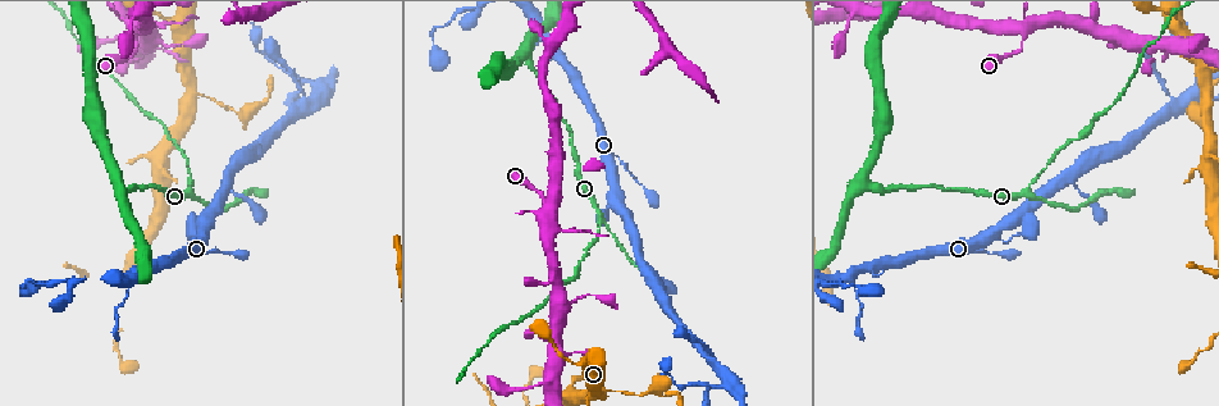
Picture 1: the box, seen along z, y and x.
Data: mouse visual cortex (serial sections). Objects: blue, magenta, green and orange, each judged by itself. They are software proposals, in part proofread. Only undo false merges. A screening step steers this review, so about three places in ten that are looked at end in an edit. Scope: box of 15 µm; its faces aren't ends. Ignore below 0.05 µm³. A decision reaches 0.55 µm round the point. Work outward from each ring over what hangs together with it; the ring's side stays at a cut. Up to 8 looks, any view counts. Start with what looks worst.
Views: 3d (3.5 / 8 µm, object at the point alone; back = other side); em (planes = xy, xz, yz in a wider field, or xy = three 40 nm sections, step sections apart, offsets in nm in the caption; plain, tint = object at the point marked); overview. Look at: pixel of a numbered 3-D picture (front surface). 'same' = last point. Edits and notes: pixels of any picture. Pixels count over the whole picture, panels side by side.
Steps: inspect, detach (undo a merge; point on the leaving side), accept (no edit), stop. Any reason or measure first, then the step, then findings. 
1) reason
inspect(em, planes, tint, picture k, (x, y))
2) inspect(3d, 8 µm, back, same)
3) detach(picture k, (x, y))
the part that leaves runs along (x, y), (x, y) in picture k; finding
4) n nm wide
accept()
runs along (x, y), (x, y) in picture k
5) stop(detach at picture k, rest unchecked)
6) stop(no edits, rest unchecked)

narrows sharply
inspect(3d, 3.5 µm, picture 1, (206, 97))

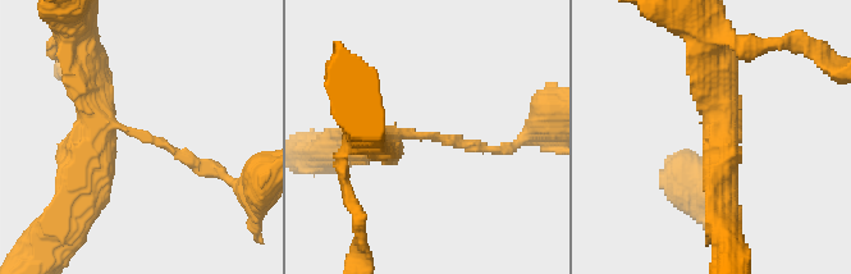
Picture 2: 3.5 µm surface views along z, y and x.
need the tissue
inspect(em, xy, step 3, plain, picture 2, (432, 137))

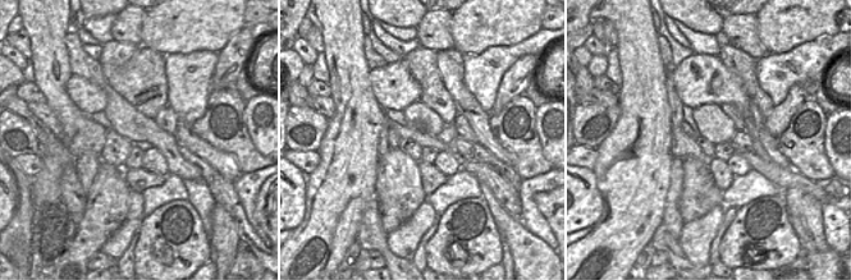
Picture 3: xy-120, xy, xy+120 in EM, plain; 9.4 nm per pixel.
with the object marked
inspect(em, xy, step 3, tint, same)

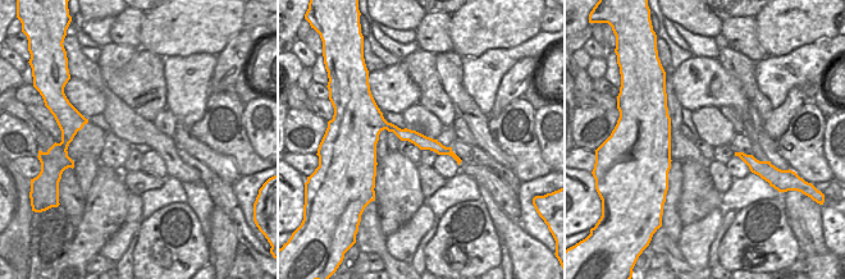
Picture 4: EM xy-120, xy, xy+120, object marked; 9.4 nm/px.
detach(picture 2, (449, 140))
border along (389, 123), (384, 128) in picture 4; a second cell is stuck on

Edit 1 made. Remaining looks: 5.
arms part here
inspect(3d, 3.5 µm, picture 1, (1027, 191))

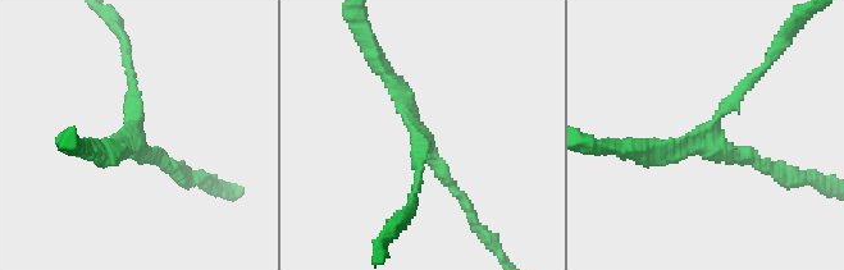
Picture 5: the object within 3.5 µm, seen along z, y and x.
3 arms; arms of 150, 150, 200 nm
inspect(em, xy, step 3, tint, picture 5, (708, 143))

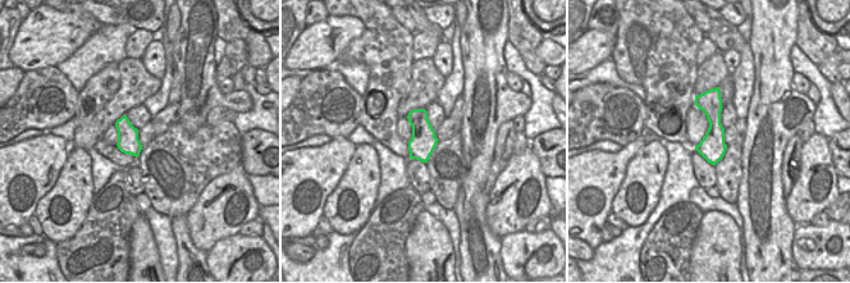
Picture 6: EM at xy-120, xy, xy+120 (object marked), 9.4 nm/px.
inspect(em, xy, step 5, tint, same)

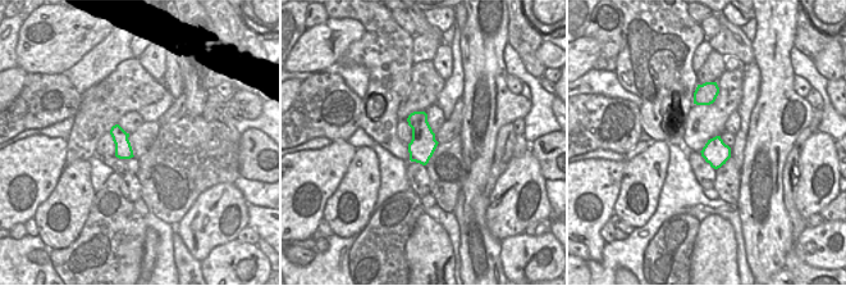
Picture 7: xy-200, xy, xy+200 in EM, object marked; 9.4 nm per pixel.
accept()
runs along (644, 149), (706, 145), (716, 118), (758, 74) in picture 5; one cell here

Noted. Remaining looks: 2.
stop(detach at picture 2, rest unchecked)

